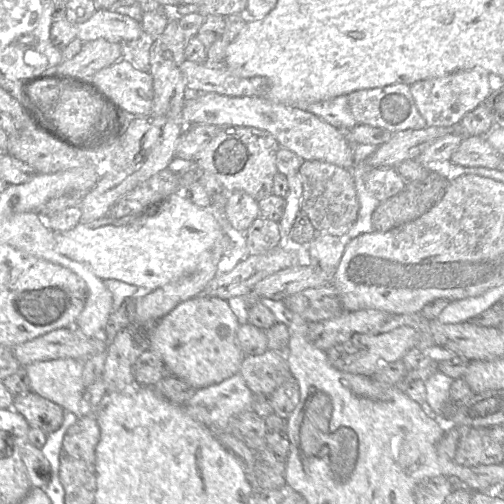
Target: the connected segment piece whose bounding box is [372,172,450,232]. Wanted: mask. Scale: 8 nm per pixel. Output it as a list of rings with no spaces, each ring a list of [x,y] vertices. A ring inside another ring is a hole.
[[[429,172],[424,180],[407,184],[401,192],[381,202],[373,212],[375,231],[387,232],[419,218],[442,199],[449,183],[440,174]]]

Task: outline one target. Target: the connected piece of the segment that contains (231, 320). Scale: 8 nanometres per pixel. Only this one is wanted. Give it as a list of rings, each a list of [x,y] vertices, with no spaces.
[[[199,295],[157,322],[149,350],[161,357],[171,375],[198,390],[239,373],[245,357],[236,340],[241,322],[242,311],[234,302]]]

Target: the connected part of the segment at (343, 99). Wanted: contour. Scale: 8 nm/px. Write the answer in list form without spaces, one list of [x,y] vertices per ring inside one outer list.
[[[341,95],[341,96],[331,98],[329,100],[311,103],[306,106],[306,109],[301,109],[301,110],[304,110],[306,112],[315,115],[316,117],[320,118],[324,122],[337,128],[342,133],[358,125],[357,121],[355,120],[355,118],[353,117],[350,111],[347,95]]]

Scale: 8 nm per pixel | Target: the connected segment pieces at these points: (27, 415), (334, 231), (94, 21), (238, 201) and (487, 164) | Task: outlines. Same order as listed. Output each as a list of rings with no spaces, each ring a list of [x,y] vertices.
[[[32,391],[14,396],[12,409],[21,414],[27,420],[30,427],[38,428],[47,435],[58,430],[65,417],[65,410],[61,406]]]
[[[318,160],[303,161],[299,175],[302,182],[301,212],[307,215],[317,233],[346,239],[359,210],[352,170]]]
[[[96,10],[89,20],[76,24],[76,38],[83,43],[100,38],[111,43],[128,43],[143,34],[141,23],[110,10]]]
[[[236,190],[228,194],[222,214],[234,232],[245,233],[259,217],[259,202],[249,194]]]
[[[485,135],[465,136],[450,157],[464,167],[496,169],[503,156],[487,141]]]

